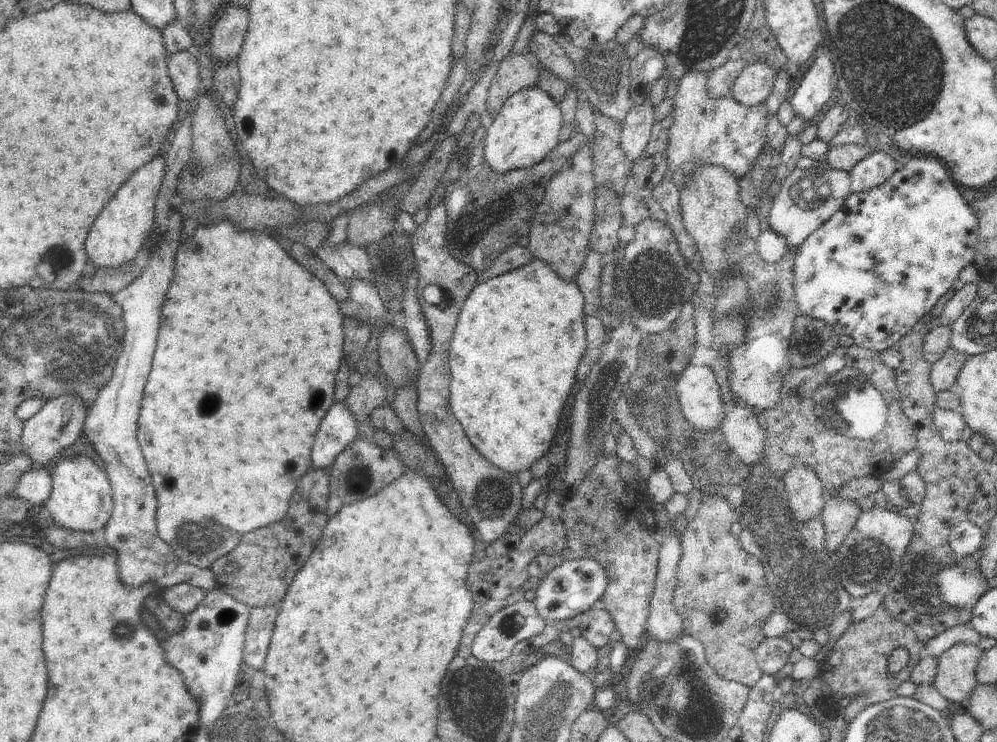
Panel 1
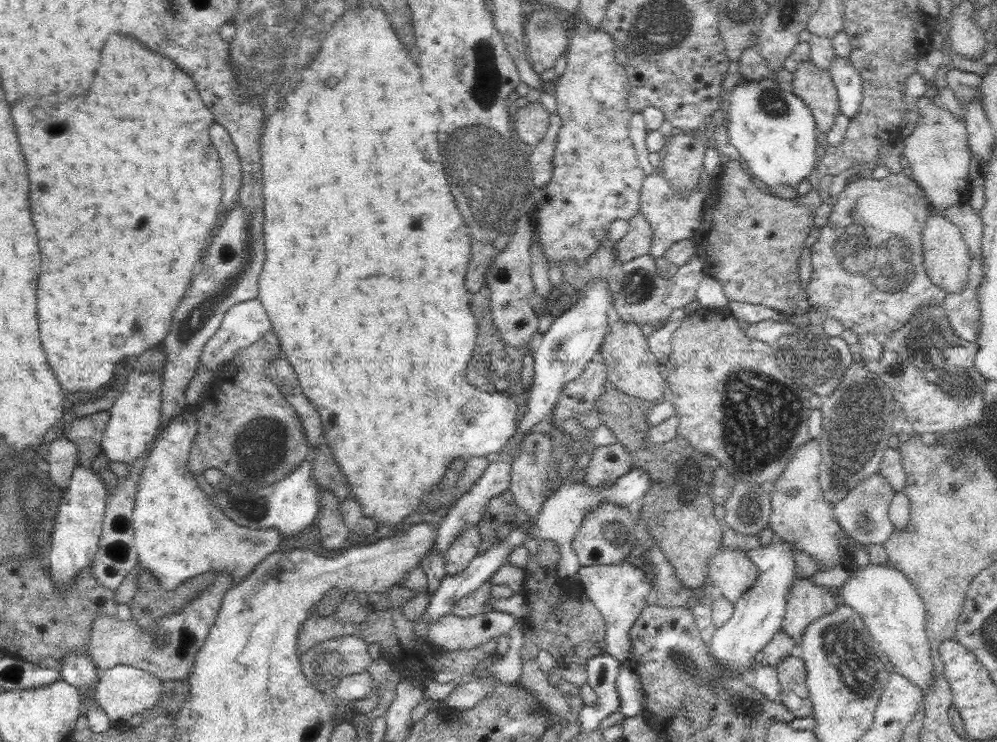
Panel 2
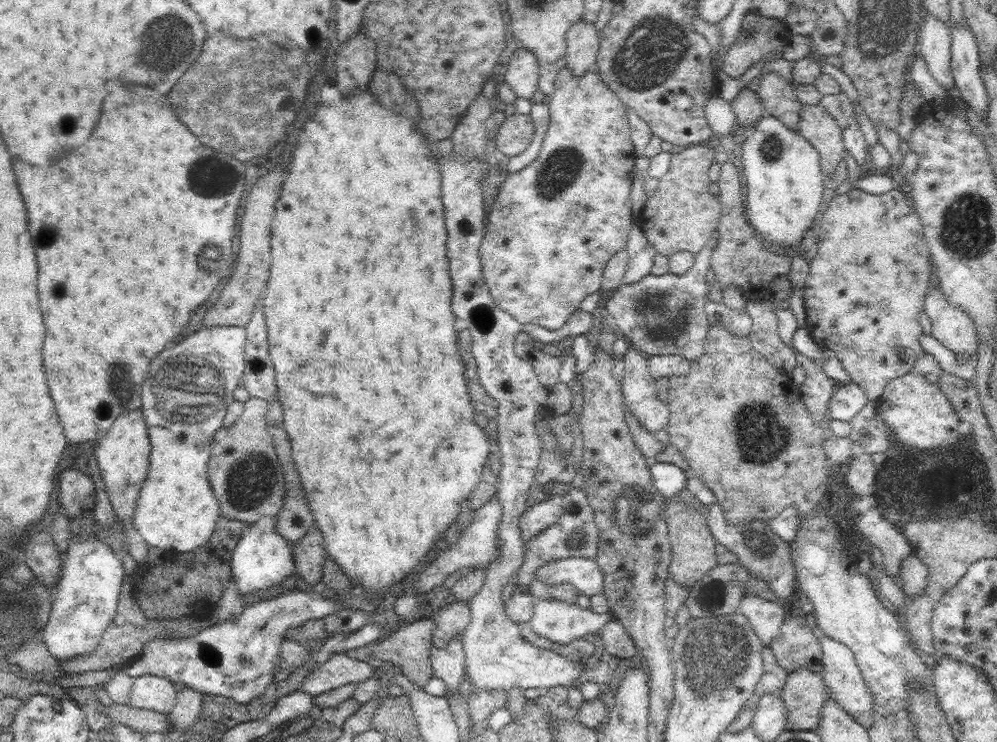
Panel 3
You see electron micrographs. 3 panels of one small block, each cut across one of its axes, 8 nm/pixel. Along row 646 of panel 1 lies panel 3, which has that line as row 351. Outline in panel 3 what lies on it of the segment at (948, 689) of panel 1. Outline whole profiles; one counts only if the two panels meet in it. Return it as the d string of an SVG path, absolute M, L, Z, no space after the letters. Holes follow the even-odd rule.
M935 274L931 284L927 286L923 312L931 320L929 334L941 346L951 350L959 362L963 362L965 356L977 352L979 338L977 338L977 330L973 326L971 316L963 308L949 304L945 300L943 292L939 290L939 282L935 282Z

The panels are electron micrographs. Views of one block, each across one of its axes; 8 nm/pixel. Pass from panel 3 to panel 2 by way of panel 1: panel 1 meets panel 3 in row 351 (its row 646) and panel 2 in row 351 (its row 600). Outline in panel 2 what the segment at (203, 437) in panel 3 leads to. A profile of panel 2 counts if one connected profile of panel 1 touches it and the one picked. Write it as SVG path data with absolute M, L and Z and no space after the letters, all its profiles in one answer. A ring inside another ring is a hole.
M253 298L253 300L245 300L245 302L239 302L239 304L231 306L231 308L225 312L225 318L223 318L219 330L215 332L215 336L205 344L205 348L203 348L201 356L199 356L197 368L203 366L203 368L211 370L213 376L219 374L219 370L221 370L227 362L231 362L231 360L237 356L239 350L249 348L249 346L255 344L259 338L263 338L269 330L271 330L271 322L269 322L269 318L267 318L267 312L265 312L261 300Z

